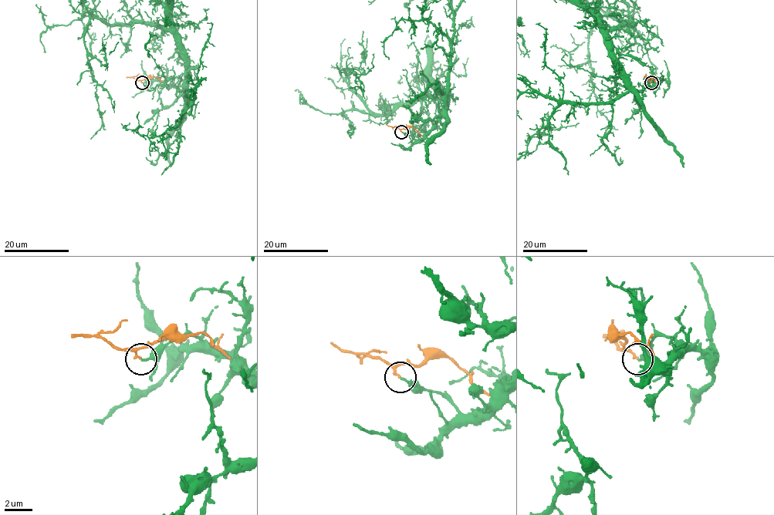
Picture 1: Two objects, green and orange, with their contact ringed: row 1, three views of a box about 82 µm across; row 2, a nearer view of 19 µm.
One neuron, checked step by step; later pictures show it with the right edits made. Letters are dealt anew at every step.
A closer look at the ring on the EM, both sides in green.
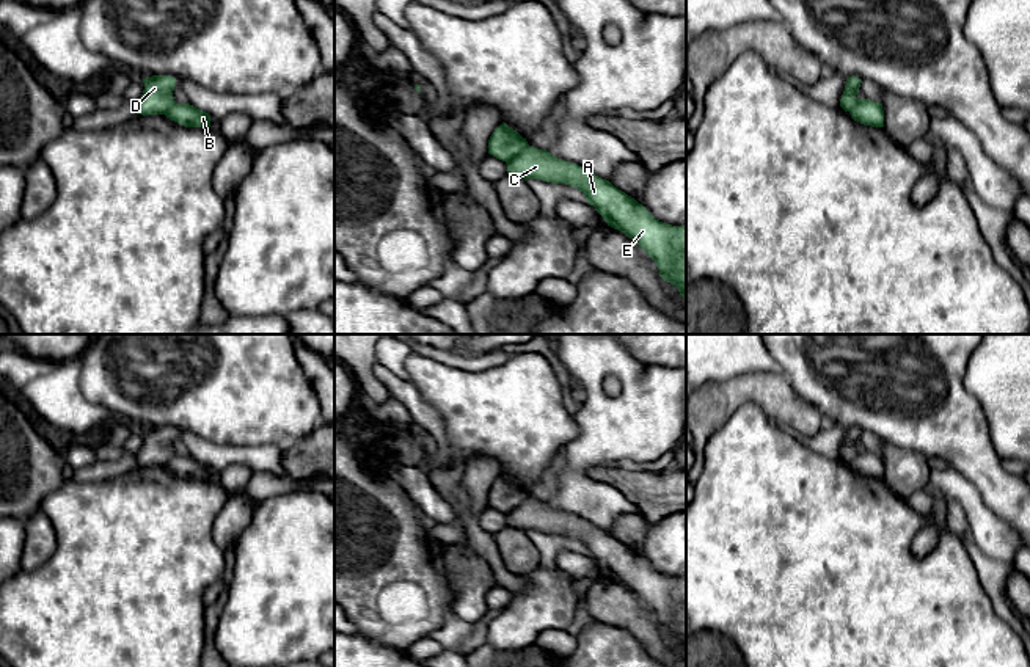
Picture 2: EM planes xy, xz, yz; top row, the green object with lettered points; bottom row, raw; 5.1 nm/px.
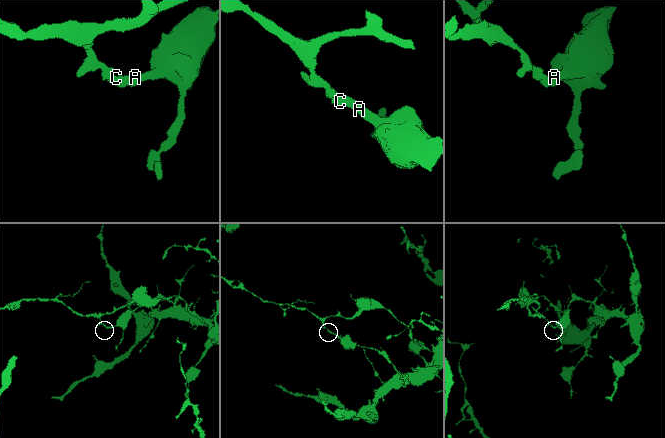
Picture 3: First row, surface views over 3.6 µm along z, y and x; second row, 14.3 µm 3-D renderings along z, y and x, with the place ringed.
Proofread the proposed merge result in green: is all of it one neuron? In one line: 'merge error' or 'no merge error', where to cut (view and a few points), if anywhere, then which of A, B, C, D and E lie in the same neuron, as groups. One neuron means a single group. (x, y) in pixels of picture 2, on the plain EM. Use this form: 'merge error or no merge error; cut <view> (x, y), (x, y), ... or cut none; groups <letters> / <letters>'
merge error; cut xz (528, 496), (506, 513); groups A B C E / D

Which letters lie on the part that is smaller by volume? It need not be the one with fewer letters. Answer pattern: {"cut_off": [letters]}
{"cut_off": ["D"]}

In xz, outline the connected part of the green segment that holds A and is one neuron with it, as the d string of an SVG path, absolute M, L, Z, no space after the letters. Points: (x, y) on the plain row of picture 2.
M526 498L512 508L507 526L565 535L578 540L608 578L637 595L656 615L659 628L675 637L686 654L686 579L656 571L642 556L609 532L576 515L551 507L546 501Z

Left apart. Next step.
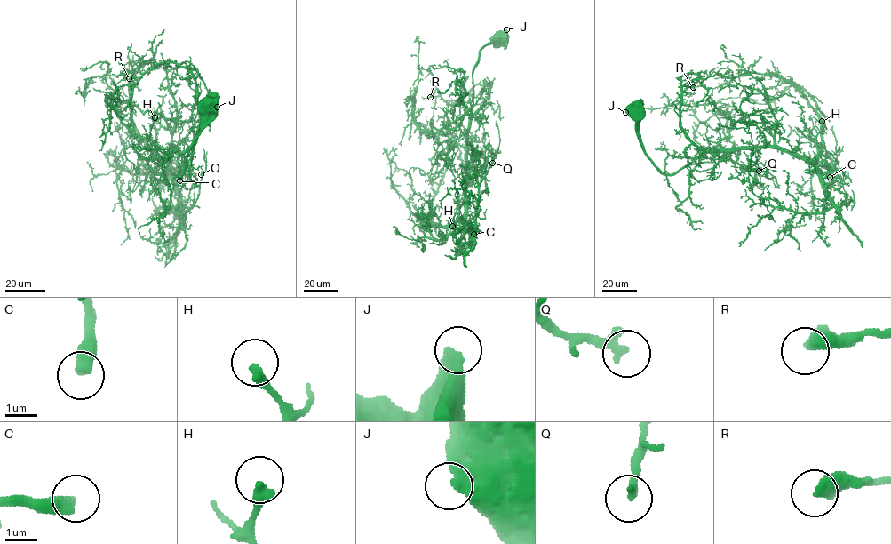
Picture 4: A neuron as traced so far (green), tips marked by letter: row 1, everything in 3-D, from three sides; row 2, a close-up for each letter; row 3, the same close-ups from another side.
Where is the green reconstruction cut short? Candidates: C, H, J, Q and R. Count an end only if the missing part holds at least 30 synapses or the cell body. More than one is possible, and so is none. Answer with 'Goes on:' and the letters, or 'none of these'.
Goes on: C

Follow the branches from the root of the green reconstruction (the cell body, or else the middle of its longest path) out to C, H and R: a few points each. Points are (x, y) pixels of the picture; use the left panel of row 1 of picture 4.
C: (210, 104), (178, 178), (178, 156), (171, 147), (171, 174), (179, 180)
H: (210, 104), (178, 178), (178, 156), (171, 148), (169, 164), (156, 150), (155, 117)
R: (210, 104), (178, 178), (177, 151), (185, 151), (197, 133), (195, 77), (184, 67), (162, 62), (129, 78)

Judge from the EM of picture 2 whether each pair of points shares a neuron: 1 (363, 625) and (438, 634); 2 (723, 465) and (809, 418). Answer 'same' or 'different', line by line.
1: different
2: different

